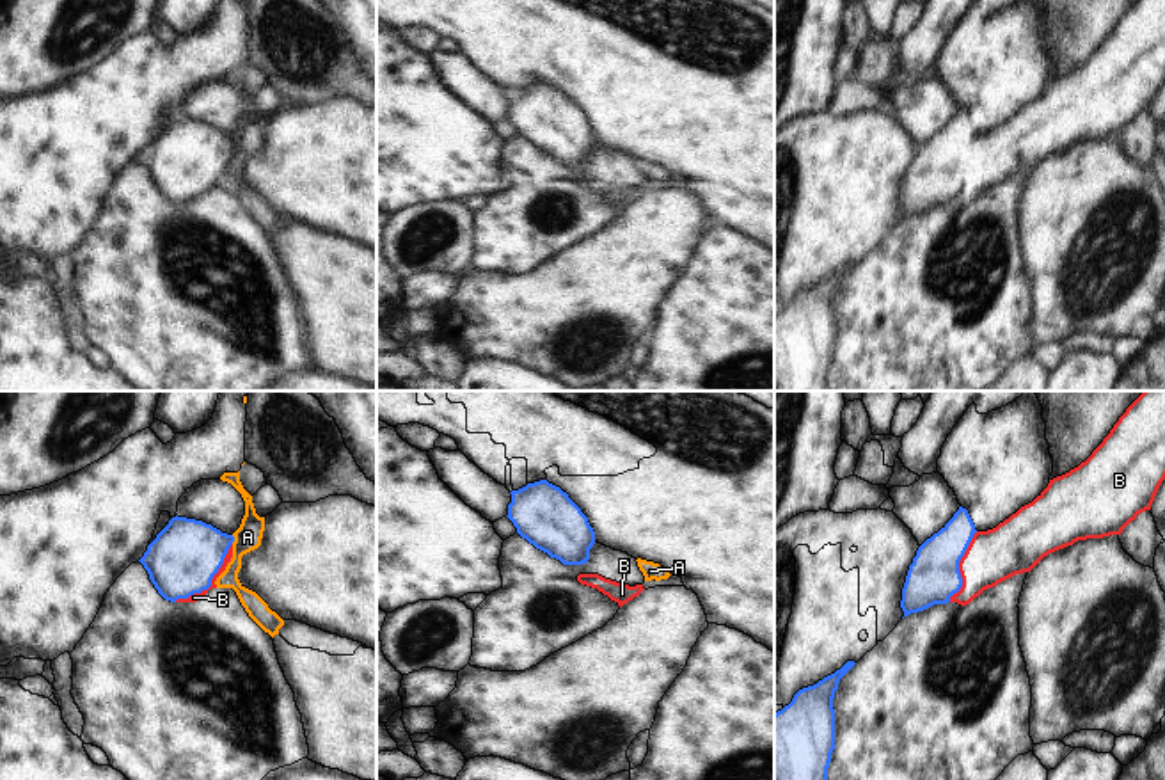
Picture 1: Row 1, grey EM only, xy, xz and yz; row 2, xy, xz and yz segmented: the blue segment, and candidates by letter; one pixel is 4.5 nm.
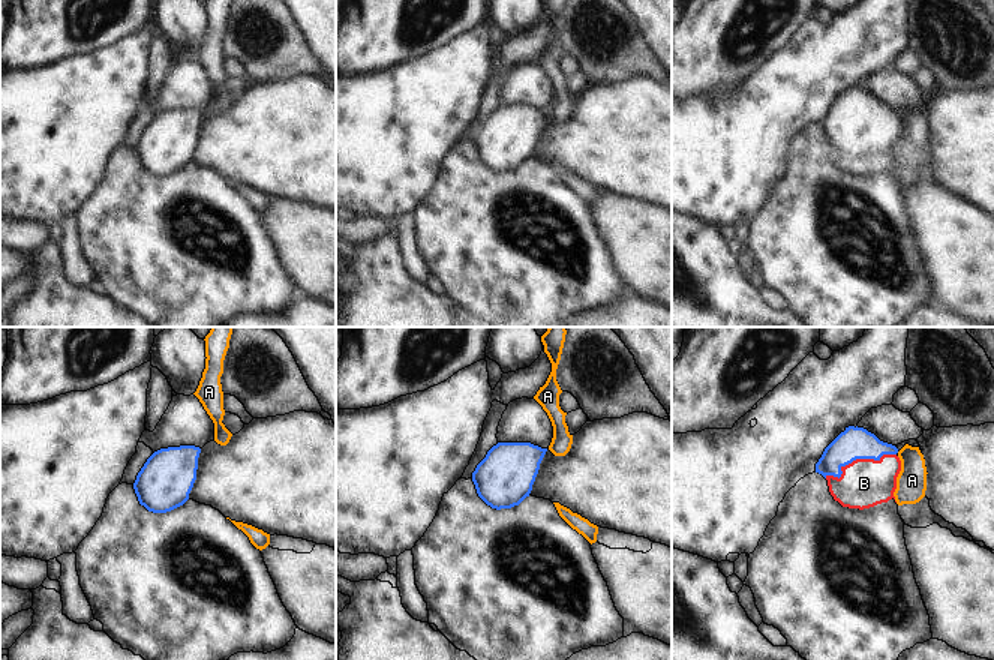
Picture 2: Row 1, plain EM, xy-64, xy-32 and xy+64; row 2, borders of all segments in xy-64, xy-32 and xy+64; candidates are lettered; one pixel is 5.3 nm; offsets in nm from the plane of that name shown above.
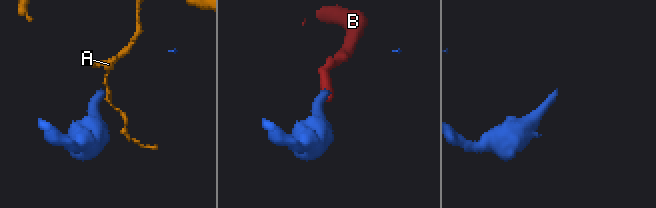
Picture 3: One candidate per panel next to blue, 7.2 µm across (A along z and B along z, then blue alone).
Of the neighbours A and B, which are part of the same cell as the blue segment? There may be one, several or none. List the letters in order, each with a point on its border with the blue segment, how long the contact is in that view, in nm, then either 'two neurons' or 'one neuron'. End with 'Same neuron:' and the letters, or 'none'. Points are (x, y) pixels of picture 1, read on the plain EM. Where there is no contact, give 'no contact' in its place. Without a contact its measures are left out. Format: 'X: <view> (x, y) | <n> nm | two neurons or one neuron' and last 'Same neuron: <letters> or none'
A: xy (233, 141) | 40 nm | two neurons
B: xy (210, 183) | 380 nm | one neuron
Same neuron: B

